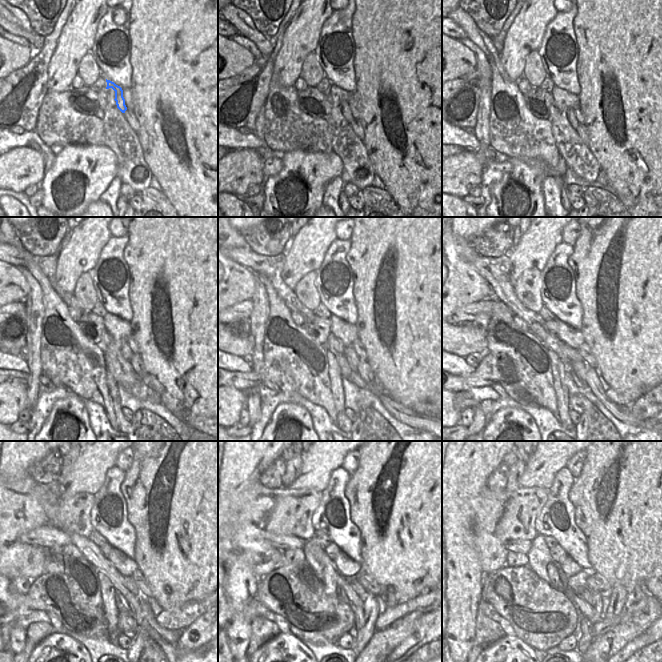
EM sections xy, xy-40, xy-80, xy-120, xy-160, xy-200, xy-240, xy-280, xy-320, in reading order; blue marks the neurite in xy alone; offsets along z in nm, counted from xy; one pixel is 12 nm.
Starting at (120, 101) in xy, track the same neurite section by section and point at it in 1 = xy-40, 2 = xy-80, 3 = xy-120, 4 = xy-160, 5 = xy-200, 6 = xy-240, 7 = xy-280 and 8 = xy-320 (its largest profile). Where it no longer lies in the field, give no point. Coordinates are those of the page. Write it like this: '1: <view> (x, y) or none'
1: xy-40 (345, 108)
2: xy-80 (571, 115)
3: xy-120 (125, 349)
4: xy-160 (352, 358)
5: xy-200 (578, 369)
6: xy-240 (138, 641)
7: xy-280 (366, 612)
8: xy-320 (584, 642)

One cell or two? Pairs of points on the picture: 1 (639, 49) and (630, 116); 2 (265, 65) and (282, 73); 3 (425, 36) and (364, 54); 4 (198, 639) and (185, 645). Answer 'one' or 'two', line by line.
1: one
2: two
3: one
4: one

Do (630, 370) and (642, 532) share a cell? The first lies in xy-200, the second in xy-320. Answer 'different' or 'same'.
same

